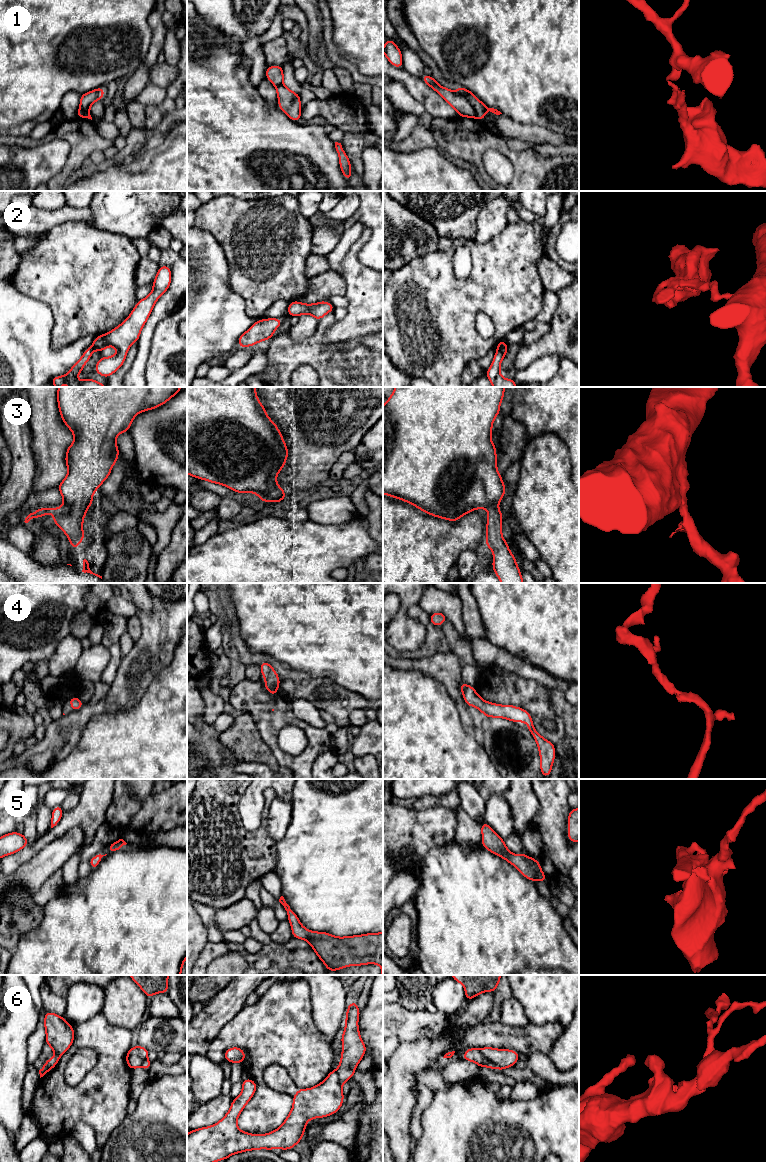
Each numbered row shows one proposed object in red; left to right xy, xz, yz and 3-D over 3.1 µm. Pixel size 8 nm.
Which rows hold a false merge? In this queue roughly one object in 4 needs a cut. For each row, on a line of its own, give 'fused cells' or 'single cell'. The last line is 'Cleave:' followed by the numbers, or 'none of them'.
1: fused cells
2: fused cells
3: single cell
4: single cell
5: single cell
6: fused cells
Cleave: 1, 2, 6

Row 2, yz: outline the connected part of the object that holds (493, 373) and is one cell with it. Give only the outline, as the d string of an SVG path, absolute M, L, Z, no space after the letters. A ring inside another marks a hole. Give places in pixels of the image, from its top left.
M508 347L496 351L492 364L489 367L489 369L486 371L486 375L493 387L517 387L513 378L504 379L500 374L500 365L507 351L508 351Z

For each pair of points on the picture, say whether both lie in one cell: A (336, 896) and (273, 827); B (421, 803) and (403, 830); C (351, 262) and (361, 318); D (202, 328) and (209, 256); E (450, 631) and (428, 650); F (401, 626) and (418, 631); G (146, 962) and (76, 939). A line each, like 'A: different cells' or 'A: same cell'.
A: different cells
B: different cells
C: same cell
D: same cell
E: different cells
F: same cell
G: same cell

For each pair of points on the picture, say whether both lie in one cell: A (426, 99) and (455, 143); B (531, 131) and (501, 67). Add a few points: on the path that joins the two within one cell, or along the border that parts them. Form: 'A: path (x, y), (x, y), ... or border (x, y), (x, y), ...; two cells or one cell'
A: border (457, 115), (453, 118), (434, 118); two cells
B: border (506, 115), (520, 122), (538, 125), (550, 131); two cells

